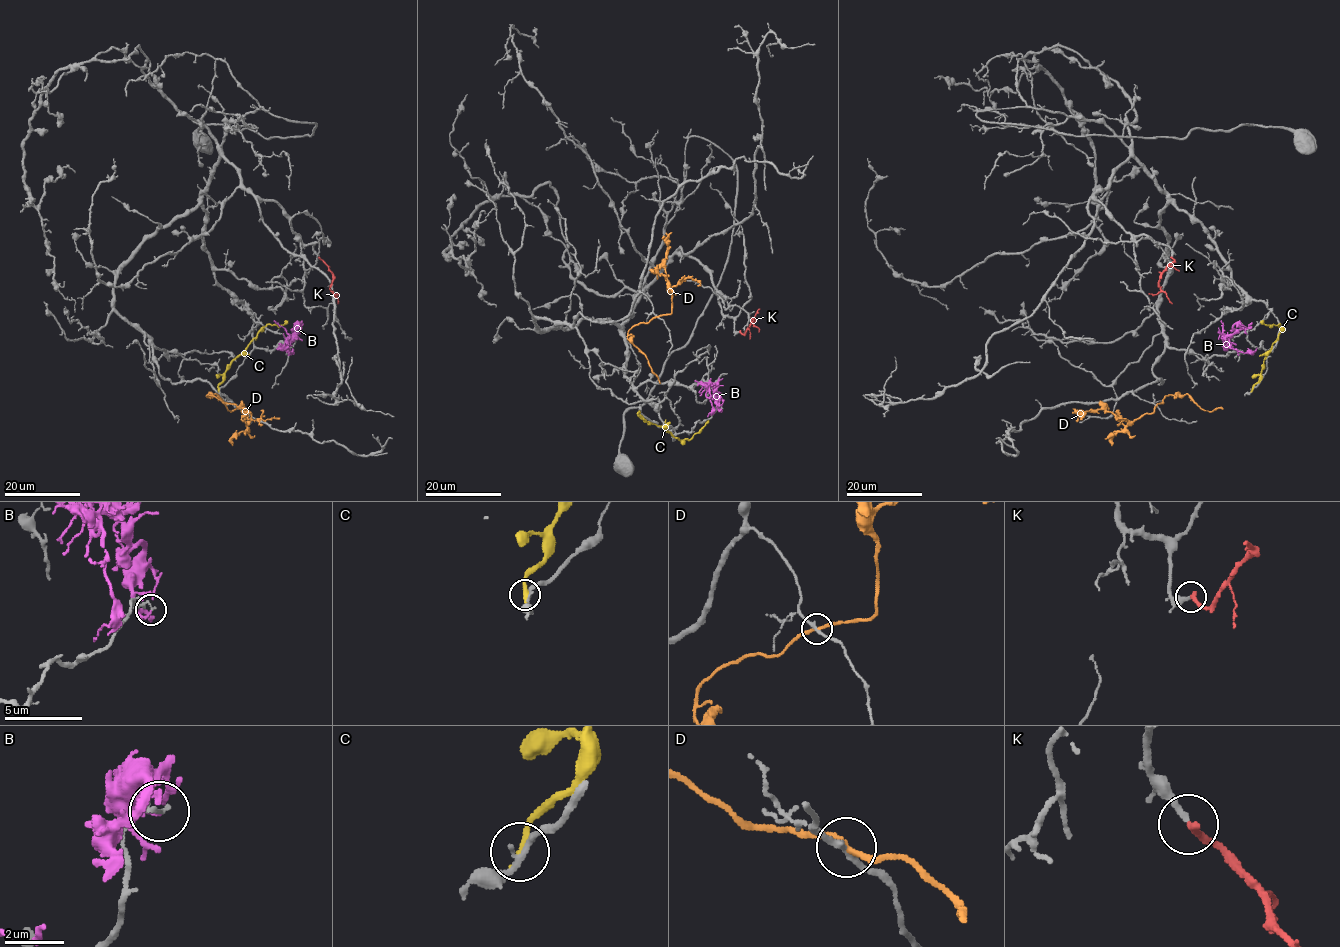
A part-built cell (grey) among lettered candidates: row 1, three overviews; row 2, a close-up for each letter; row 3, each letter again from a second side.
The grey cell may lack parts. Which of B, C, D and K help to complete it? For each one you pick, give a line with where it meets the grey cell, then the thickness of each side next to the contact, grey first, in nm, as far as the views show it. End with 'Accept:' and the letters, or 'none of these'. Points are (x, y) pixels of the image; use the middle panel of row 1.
K: Touches grey at (739, 331). Thickness 240 nm (grey) against 280 nm
Accept: K

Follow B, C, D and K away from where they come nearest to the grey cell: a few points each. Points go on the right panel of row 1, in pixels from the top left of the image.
B: (1249, 328), (1241, 329), (1235, 324), (1234, 331), (1226, 338), (1231, 348), (1243, 352), (1252, 352), (1256, 348)
C: (1251, 389), (1259, 380), (1266, 354), (1280, 332), (1279, 324), (1260, 322)
D: (1156, 405), (1152, 413), (1144, 413), (1126, 425), (1103, 409), (1084, 411), (1077, 422)
K: (1172, 257), (1174, 260), (1158, 283), (1172, 303)

